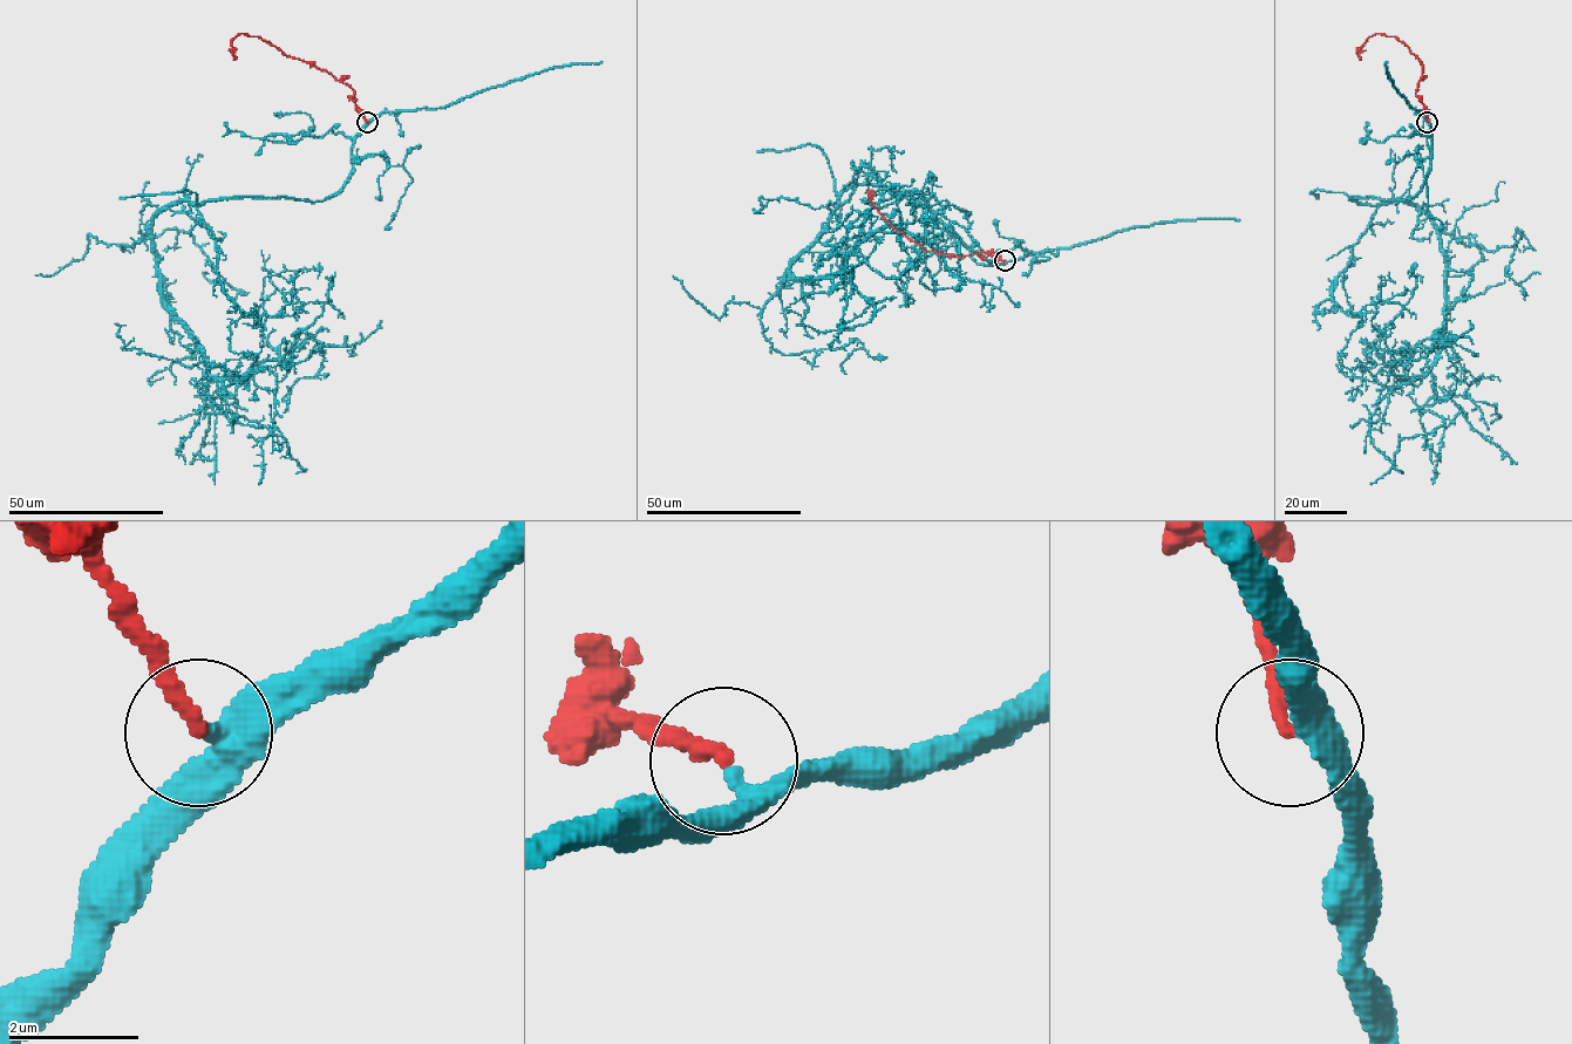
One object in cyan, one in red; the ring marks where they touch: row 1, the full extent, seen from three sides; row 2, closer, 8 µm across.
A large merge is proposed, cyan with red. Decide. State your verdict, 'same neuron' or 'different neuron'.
same neuron

